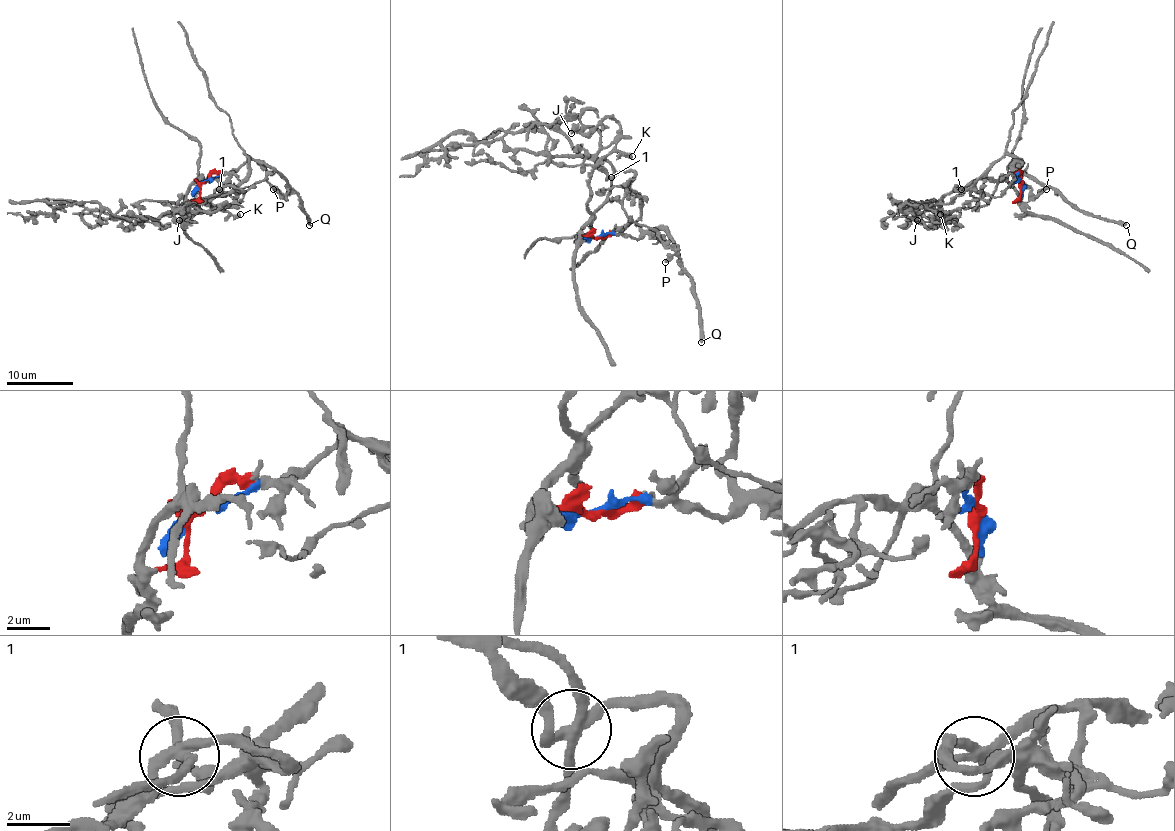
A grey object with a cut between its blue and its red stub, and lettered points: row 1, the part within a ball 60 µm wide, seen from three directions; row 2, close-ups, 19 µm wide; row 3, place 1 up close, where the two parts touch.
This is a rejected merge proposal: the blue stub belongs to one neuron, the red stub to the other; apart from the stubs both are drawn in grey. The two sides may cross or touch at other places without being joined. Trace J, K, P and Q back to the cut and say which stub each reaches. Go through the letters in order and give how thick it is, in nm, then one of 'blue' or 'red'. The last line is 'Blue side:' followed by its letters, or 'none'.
J: calibre 440 nm; blue
K: calibre 320 nm; red
P: calibre 440 nm; blue
Q: calibre 400 nm; blue
Blue side: J, P, Q

